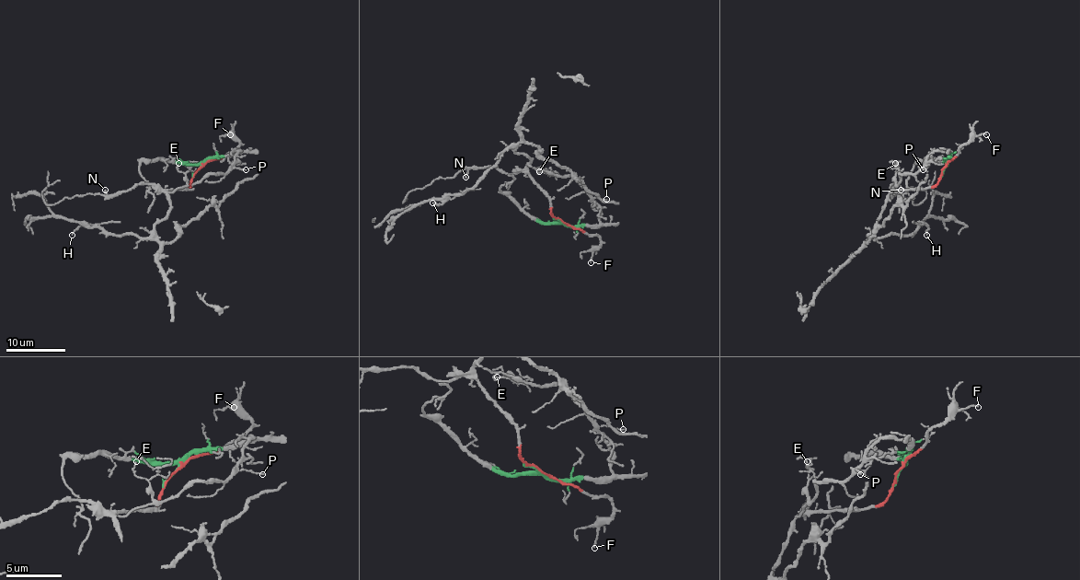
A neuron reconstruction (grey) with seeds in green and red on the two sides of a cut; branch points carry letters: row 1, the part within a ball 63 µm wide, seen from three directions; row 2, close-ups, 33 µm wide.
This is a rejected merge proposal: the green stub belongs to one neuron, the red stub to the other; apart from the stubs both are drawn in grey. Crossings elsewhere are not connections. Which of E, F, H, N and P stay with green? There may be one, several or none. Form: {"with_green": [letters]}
{"with_green": ["E", "P"]}

